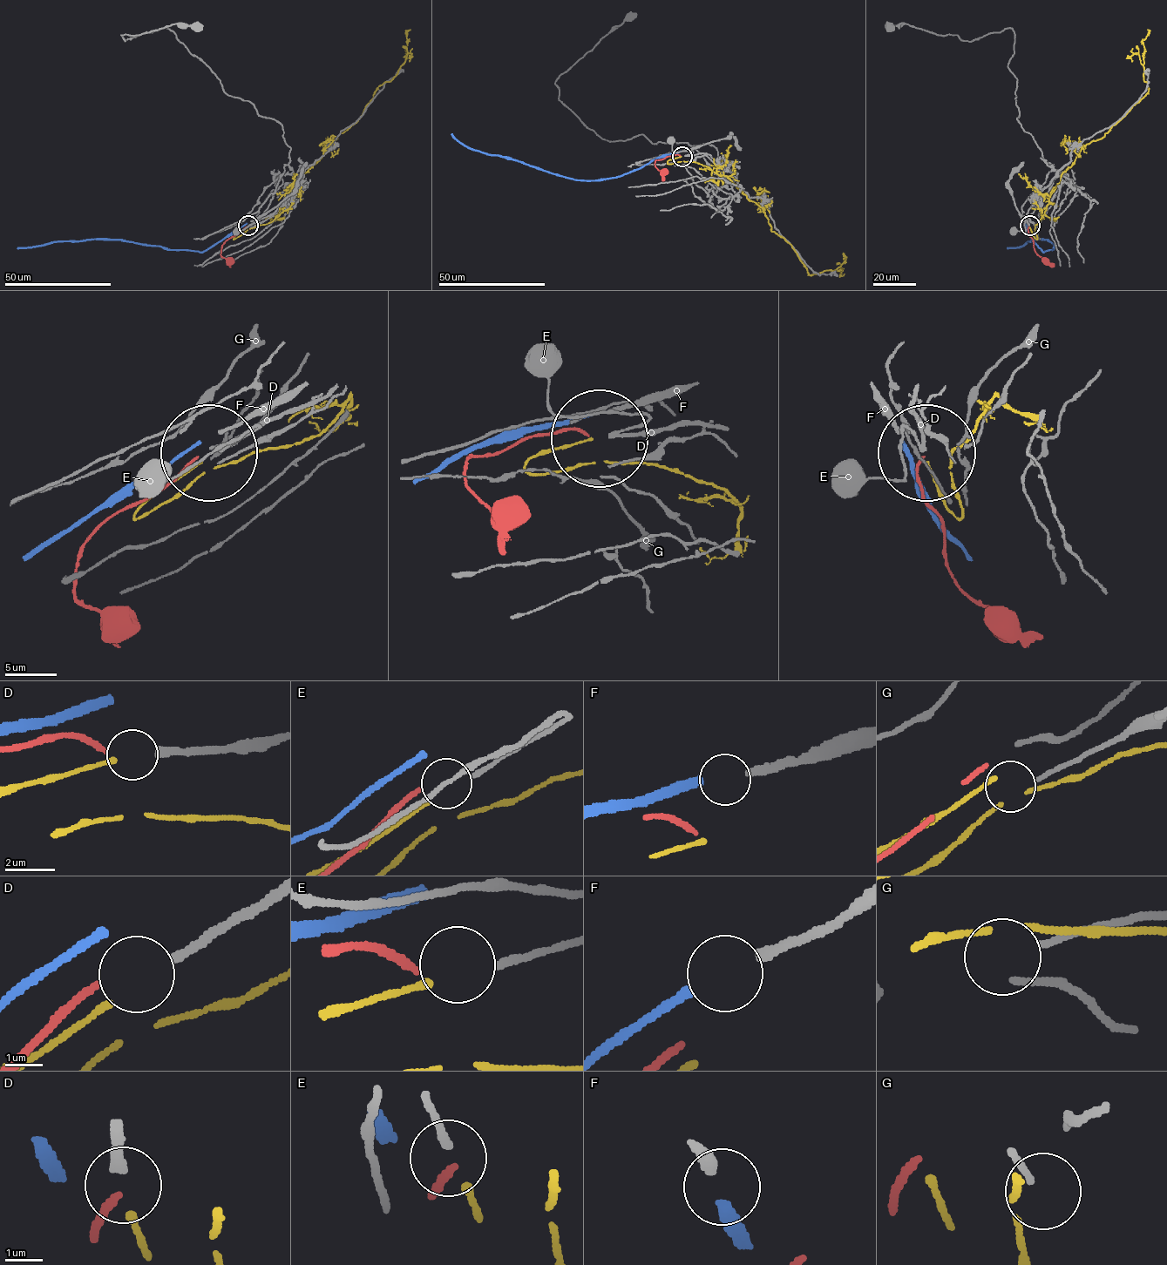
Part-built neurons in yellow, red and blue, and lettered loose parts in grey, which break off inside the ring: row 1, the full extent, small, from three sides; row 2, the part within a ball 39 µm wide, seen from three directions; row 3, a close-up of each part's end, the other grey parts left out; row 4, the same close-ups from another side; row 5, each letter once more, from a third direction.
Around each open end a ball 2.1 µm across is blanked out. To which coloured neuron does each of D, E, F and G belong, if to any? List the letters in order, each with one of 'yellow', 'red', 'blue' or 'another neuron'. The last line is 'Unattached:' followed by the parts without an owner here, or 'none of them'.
D: another neuron
E: yellow
F: blue
G: another neuron
Unattached: D, G

